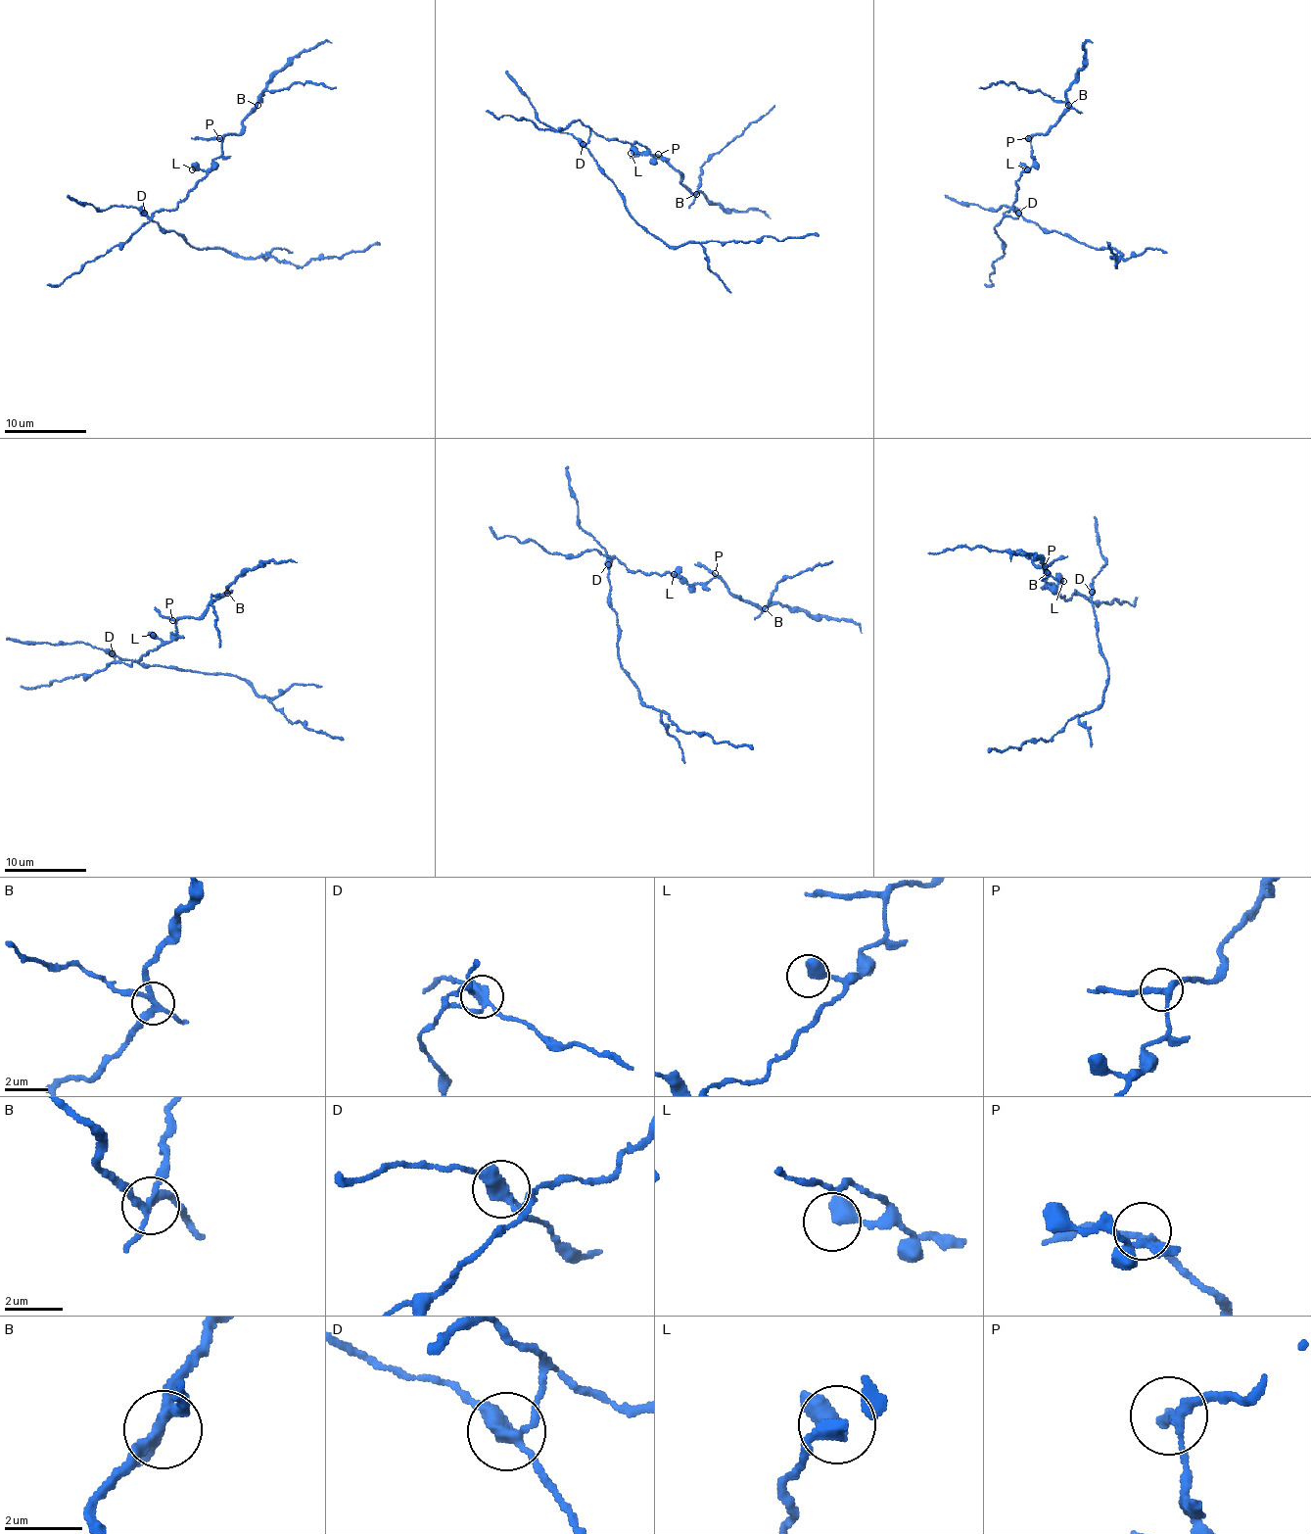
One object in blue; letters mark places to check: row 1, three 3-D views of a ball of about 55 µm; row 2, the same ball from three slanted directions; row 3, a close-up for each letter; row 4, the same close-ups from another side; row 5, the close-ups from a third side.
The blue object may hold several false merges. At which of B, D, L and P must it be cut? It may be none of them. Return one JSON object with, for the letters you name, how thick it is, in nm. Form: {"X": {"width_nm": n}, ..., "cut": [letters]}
{"B": {"width_nm": 240}, "D": {"width_nm": 340}, "cut": ["B", "D"]}

